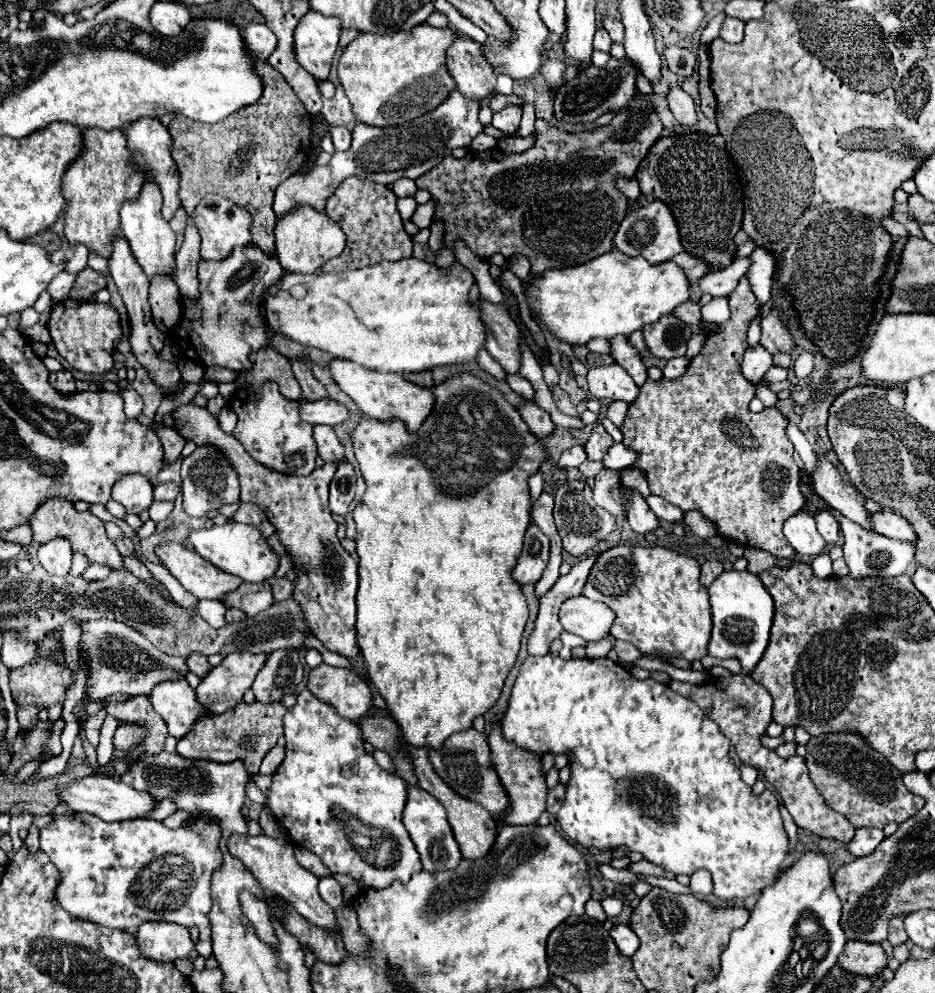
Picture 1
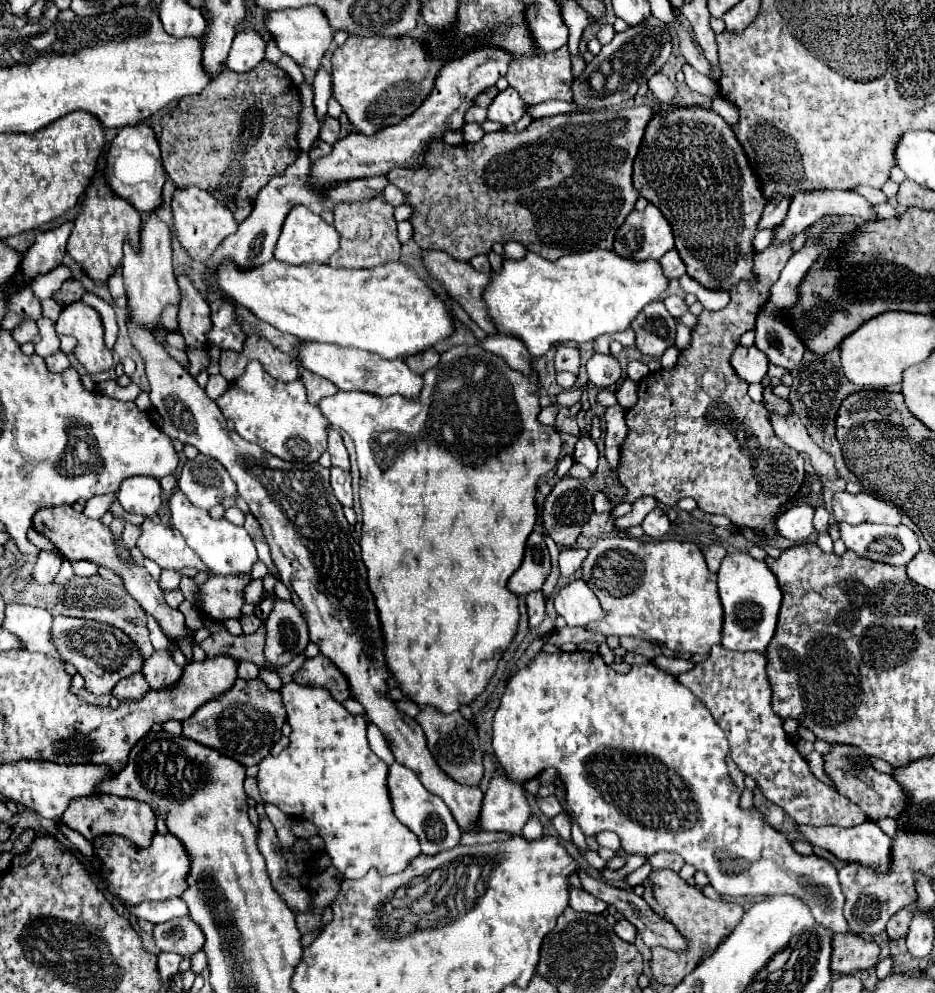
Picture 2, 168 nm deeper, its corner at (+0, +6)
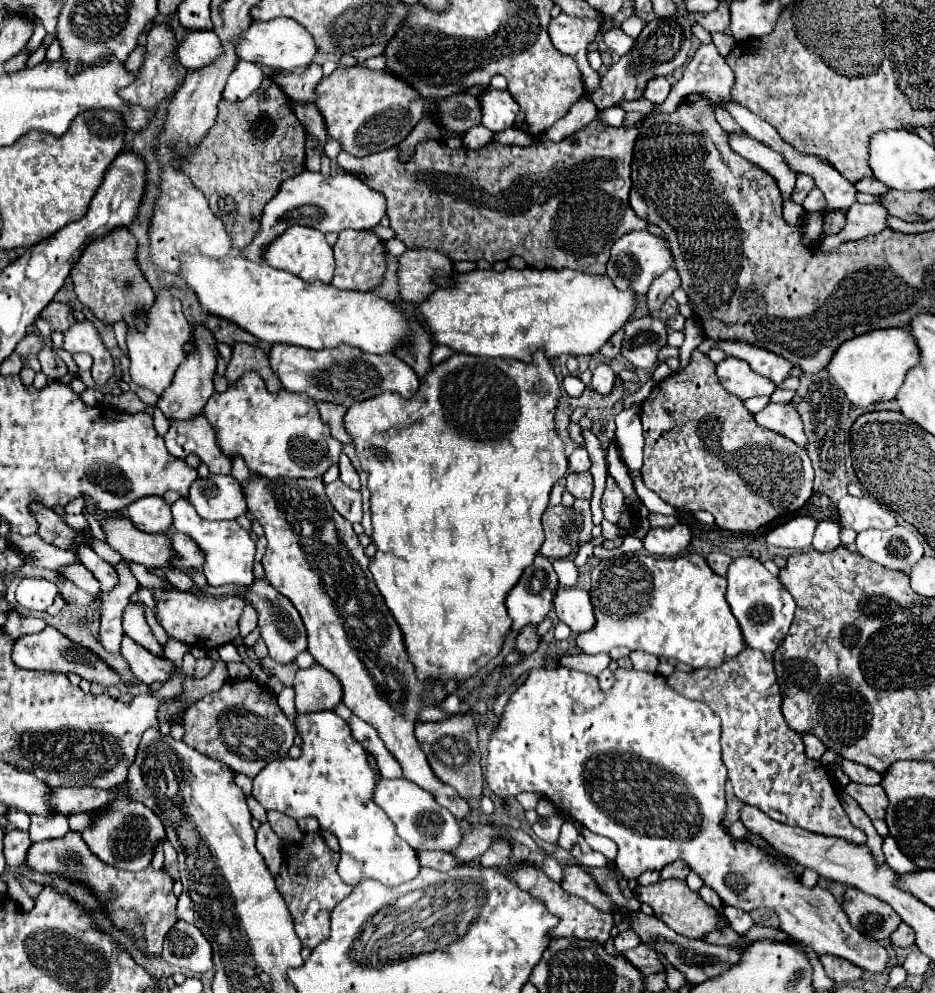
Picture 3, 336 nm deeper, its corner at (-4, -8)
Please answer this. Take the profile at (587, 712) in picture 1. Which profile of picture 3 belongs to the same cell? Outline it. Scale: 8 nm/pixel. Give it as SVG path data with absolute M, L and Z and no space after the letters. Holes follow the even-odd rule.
M558 666L554 670L546 670L546 668L532 668L526 676L526 680L512 692L512 696L508 698L504 712L500 716L498 726L494 728L494 732L490 734L490 742L488 742L488 760L486 760L486 782L488 788L496 794L496 796L518 796L520 792L534 792L546 800L550 800L560 812L570 814L570 818L574 818L576 822L580 822L584 828L592 830L594 834L602 834L610 840L616 842L618 846L618 868L620 874L628 880L638 878L644 870L662 870L666 864L682 858L684 862L688 862L688 866L704 880L706 886L710 886L712 890L718 892L718 896L724 900L724 904L728 906L736 906L744 912L752 912L756 908L770 908L780 916L780 928L790 934L794 940L810 946L818 956L824 954L832 954L844 960L850 960L852 964L860 966L862 970L868 970L870 974L880 974L888 968L888 952L886 948L880 946L880 942L862 936L860 932L856 932L850 922L848 916L844 914L842 906L836 902L836 898L820 888L806 888L792 872L792 868L784 862L774 860L770 854L762 852L760 848L748 844L748 842L734 842L728 832L722 828L722 818L724 818L724 810L726 810L726 798L724 798L724 786L726 786L726 766L720 760L720 718L704 704L704 702L696 702L696 700L688 700L682 694L674 692L672 688L668 688L664 676L660 674L650 674L650 672L638 672L638 670L626 670L626 668L616 668L614 670L614 686L606 692L602 692L598 688L598 680L590 674L578 672L578 670L568 670L564 666Z

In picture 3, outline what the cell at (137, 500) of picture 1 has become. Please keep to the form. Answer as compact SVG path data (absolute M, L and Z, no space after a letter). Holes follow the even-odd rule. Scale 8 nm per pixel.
M146 496L144 500L136 500L136 504L128 506L128 518L136 528L144 532L166 532L172 526L170 506L160 496Z

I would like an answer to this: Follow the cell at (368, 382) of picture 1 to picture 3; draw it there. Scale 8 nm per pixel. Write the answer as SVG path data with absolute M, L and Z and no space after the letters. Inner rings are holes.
M272 344L268 352L270 366L274 374L280 378L284 390L308 394L314 402L332 402L344 408L350 408L356 402L374 398L386 390L398 392L404 398L412 398L418 392L420 380L414 370L406 362L402 362L394 354L368 354L360 352L360 348L352 348L348 344L338 344L336 348L324 350L308 350L286 344Z

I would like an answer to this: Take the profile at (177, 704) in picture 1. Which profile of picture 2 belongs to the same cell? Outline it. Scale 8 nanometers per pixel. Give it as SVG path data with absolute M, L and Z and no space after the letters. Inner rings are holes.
M154 650L154 654L144 660L142 674L150 688L160 690L164 686L172 686L172 682L178 682L182 668L172 660L170 650Z

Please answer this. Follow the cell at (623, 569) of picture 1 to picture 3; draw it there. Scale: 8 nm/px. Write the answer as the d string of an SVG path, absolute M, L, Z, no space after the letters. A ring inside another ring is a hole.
M628 552L602 560L592 568L590 590L596 624L592 630L576 636L576 646L584 654L610 652L616 646L644 650L658 658L678 660L692 668L716 668L726 658L736 658L744 648L744 636L726 602L726 578L716 576L700 554L686 552L672 558L656 558L650 554Z

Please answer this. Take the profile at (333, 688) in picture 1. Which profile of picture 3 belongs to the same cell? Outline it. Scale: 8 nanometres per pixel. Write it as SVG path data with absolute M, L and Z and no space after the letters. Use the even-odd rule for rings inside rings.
M320 664L298 670L294 678L294 690L298 712L334 710L336 704L342 700L342 684Z

